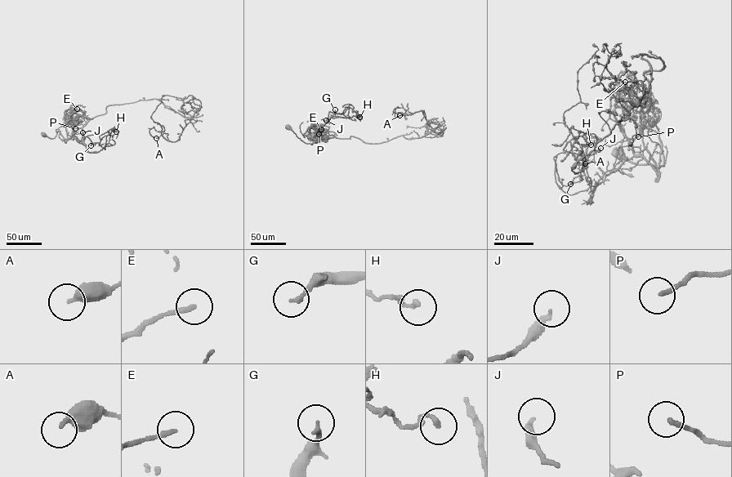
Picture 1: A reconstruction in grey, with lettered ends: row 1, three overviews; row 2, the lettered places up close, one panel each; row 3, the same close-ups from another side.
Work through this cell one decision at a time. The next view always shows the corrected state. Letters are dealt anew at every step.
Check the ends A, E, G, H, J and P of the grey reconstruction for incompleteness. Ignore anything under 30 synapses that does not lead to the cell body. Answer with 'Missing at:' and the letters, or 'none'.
Missing at: none

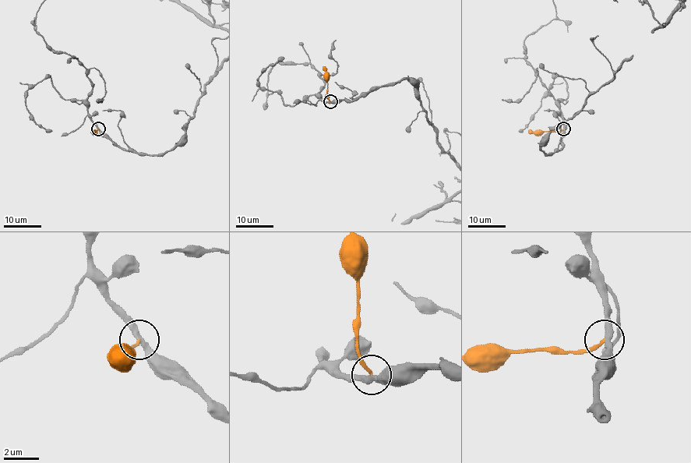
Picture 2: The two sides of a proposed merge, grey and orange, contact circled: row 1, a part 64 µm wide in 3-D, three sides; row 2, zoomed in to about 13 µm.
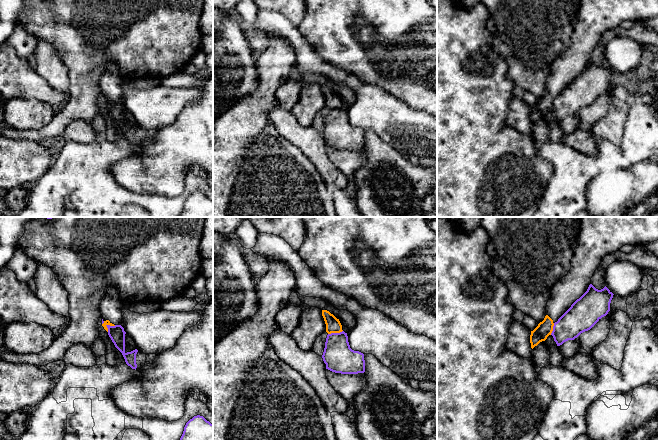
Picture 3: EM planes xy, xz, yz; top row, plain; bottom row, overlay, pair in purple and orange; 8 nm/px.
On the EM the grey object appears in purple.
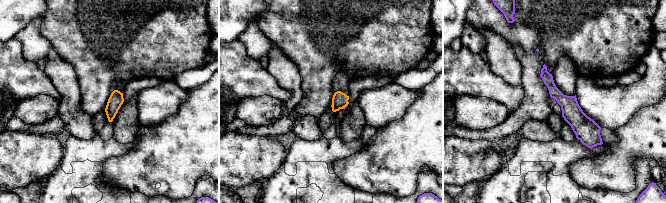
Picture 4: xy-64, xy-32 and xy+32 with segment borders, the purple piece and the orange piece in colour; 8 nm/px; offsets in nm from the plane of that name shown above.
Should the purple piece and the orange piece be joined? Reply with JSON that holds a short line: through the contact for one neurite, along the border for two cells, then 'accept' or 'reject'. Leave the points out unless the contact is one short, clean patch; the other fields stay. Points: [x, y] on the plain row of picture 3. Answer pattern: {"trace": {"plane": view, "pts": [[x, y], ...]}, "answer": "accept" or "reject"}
{"trace": {"plane": "xy", "pts": [[105, 101], [115, 101]]}, "answer": "reject"}

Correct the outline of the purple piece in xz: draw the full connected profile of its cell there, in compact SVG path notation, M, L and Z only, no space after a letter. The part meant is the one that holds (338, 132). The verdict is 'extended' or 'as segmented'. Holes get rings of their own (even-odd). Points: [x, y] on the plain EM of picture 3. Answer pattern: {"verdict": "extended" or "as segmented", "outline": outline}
{"verdict": "as segmented", "outline": "M347 109L327 111L322 131L326 145L341 150L358 150L365 148L364 130L350 124Z"}

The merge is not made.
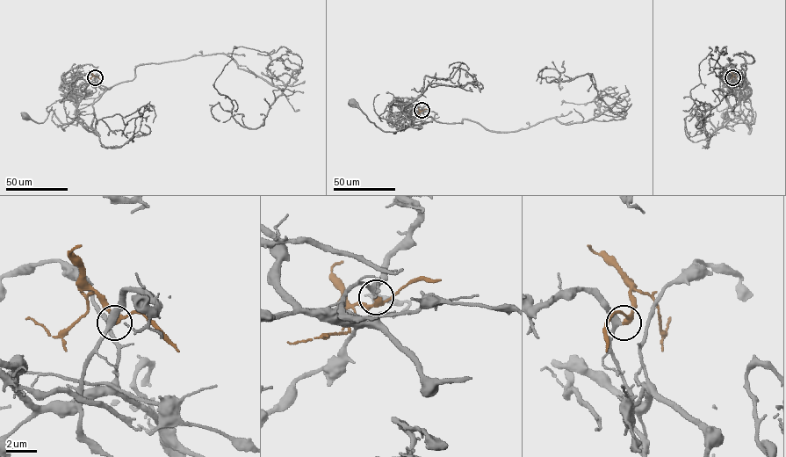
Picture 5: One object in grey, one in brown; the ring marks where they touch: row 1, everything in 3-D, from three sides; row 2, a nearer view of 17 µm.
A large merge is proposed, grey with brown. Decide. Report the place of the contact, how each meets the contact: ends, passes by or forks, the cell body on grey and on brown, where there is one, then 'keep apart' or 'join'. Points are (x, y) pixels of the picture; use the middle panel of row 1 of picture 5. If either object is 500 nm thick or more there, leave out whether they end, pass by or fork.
at (421, 110); grey passes by; brown passes by; cell body of grey at (351, 103); no cell body on brown; join

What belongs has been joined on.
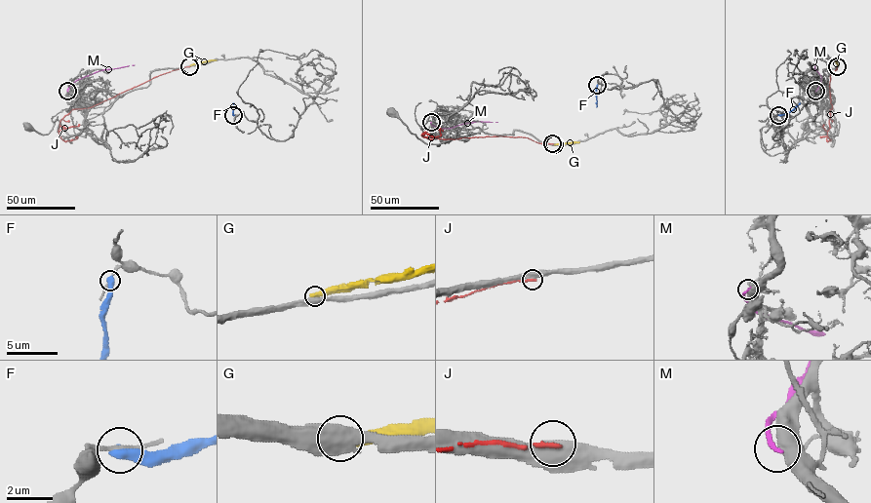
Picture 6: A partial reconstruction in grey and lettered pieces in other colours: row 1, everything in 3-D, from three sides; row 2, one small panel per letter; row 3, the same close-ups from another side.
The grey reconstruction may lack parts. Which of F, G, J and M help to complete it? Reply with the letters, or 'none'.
none

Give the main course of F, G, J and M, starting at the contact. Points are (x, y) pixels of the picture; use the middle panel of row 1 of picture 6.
F: (597, 85), (596, 107)
G: (554, 144), (579, 141)
J: (552, 143), (539, 143), (522, 137), (441, 139), (421, 135), (440, 136), (438, 127)
M: (431, 122), (432, 126), (446, 128), (473, 122), (497, 122)

